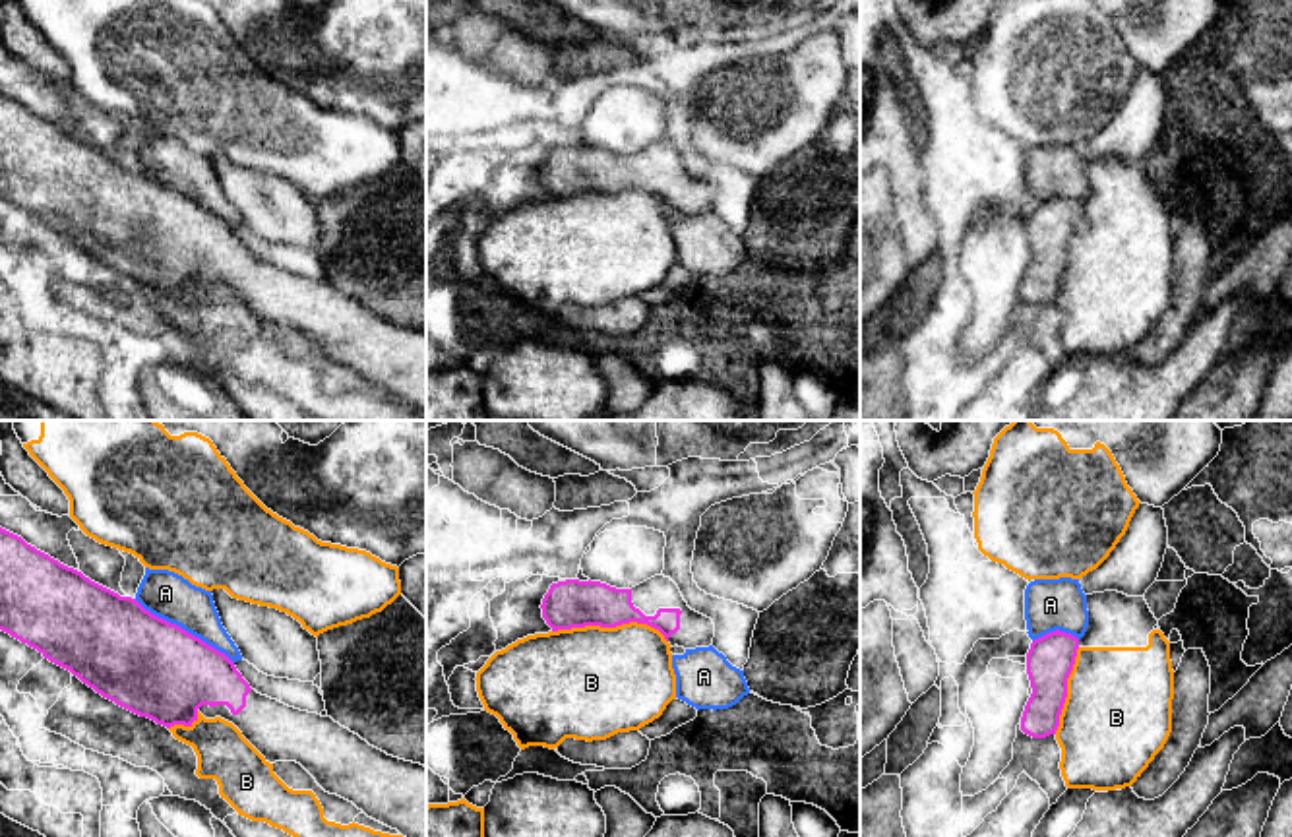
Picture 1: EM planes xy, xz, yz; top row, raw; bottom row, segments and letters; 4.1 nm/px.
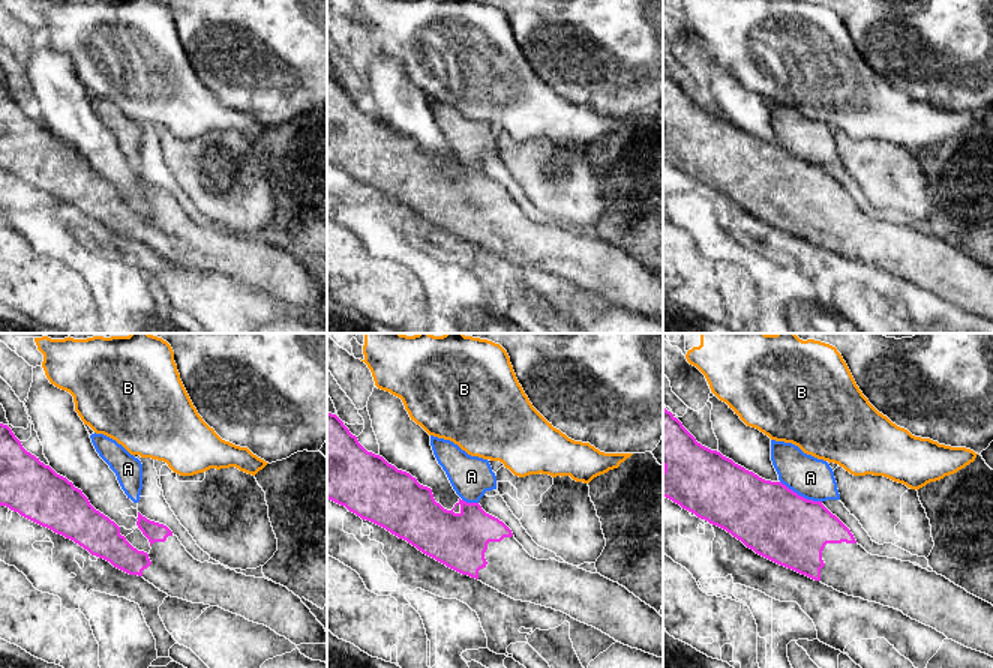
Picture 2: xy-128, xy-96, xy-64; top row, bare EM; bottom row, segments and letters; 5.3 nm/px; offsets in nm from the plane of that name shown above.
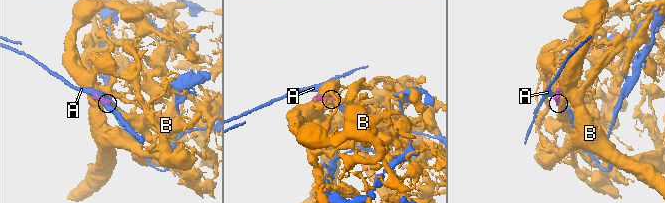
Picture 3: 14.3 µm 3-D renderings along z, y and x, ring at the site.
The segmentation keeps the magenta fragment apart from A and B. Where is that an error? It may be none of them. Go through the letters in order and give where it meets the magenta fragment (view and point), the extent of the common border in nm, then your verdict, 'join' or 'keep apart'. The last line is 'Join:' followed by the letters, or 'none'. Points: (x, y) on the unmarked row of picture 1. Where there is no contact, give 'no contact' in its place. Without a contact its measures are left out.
A: meets magenta in xy at (184, 196); contact 500 nm long; keep apart
B: meets magenta in xz at (611, 192); contact 480 nm long; keep apart
Join: none

